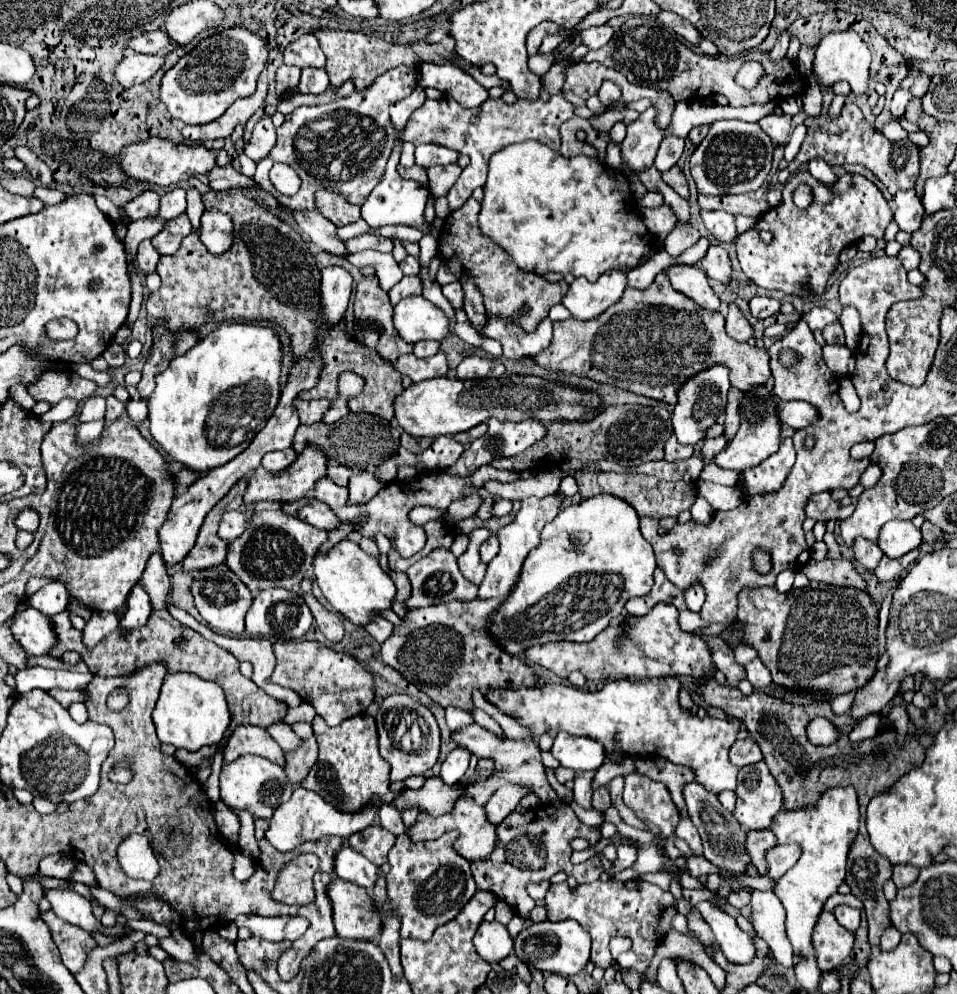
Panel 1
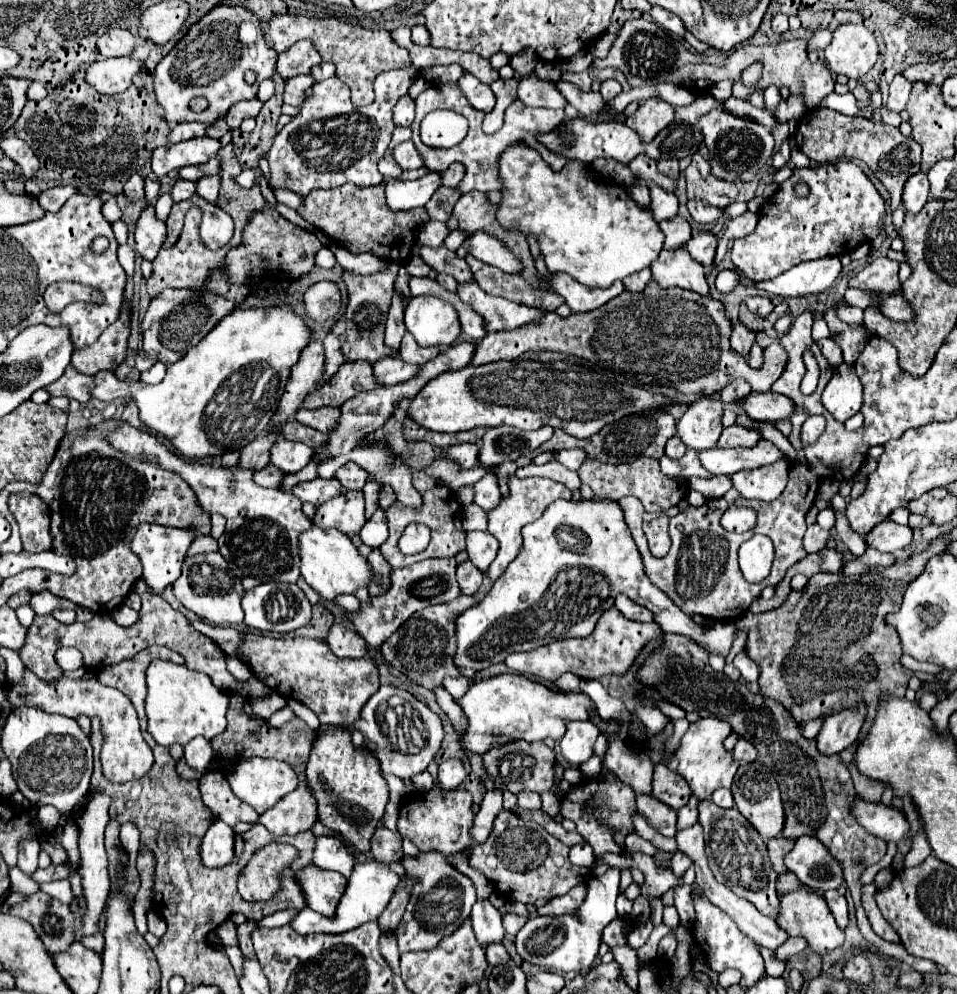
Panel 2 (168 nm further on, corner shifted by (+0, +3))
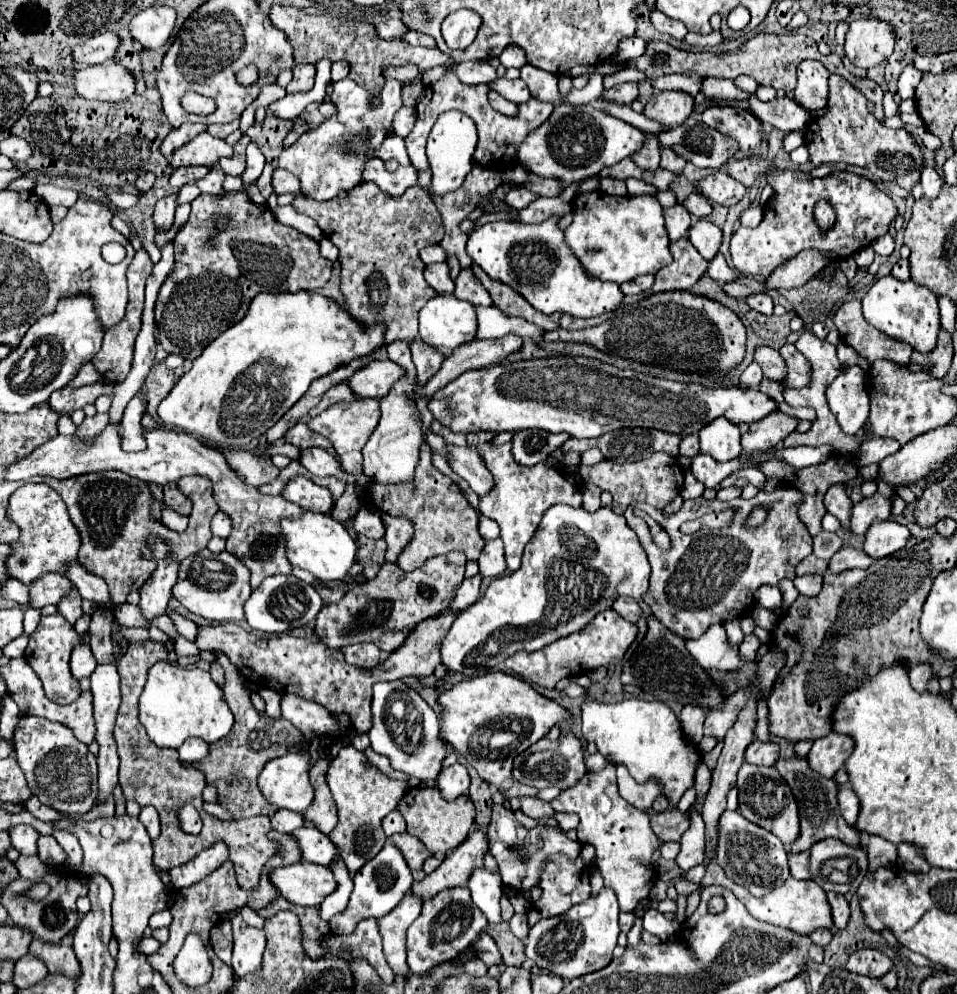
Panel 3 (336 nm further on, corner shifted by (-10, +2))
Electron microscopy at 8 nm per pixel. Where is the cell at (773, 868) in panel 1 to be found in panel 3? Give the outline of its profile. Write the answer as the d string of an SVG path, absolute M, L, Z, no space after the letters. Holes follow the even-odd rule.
M825 838L811 846L809 870L813 882L825 892L855 892L867 872L865 850L843 844L837 838Z

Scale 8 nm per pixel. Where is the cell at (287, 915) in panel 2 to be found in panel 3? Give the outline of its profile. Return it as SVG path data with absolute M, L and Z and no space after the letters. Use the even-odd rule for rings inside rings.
M341 860L335 862L331 870L335 872L338 886L335 892L327 896L320 905L320 917L325 921L329 921L335 914L346 908L354 885L353 878L347 872L347 866Z

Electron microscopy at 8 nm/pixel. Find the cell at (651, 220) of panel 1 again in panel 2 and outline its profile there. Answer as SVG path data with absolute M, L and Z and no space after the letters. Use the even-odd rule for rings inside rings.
M649 183L649 191L651 191L651 209L657 221L677 215L677 197L673 193L659 189L659 185L653 183Z

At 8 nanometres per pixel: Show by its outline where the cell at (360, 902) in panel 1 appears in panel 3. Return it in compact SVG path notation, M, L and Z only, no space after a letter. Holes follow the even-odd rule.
M311 862L275 868L271 872L271 882L279 888L283 898L299 906L319 906L323 898L337 888L331 868Z

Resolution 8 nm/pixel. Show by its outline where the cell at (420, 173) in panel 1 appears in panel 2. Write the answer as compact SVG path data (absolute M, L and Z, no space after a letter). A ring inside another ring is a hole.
M385 153L379 161L379 173L383 177L399 177L401 175L401 167L395 165L395 159L391 157L391 153Z

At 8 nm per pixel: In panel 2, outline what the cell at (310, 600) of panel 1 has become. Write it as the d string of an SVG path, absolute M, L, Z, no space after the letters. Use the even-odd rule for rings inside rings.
M343 621L333 623L329 637L327 637L327 645L331 647L331 651L337 657L351 657L351 659L361 659L367 655L367 643L365 639L361 639L349 625L345 625Z

